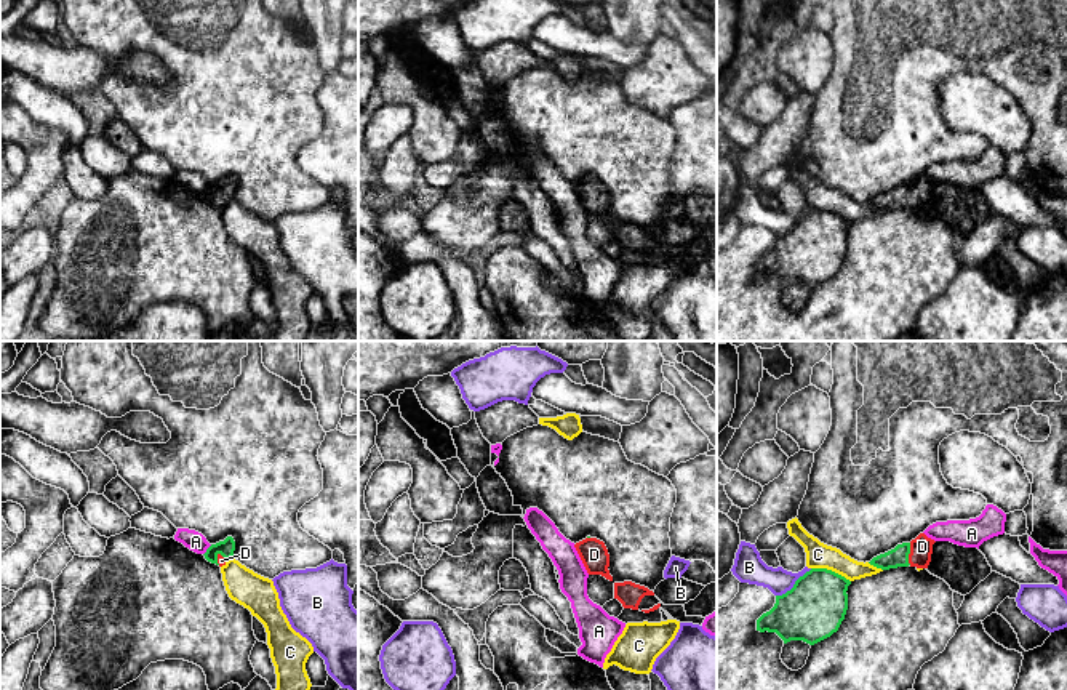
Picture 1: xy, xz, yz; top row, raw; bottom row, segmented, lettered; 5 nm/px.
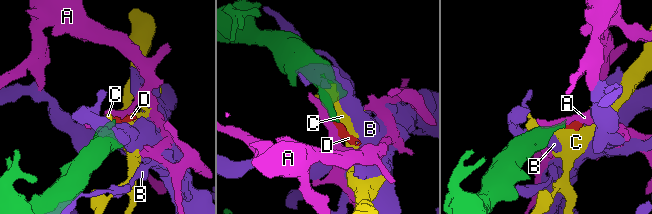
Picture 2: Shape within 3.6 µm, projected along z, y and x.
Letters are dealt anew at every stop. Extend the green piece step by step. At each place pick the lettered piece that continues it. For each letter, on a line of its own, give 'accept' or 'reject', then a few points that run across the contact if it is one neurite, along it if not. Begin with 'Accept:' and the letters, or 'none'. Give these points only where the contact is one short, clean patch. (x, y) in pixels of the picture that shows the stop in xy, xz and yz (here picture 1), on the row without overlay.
Accept: D
A: reject
B: reject
C: reject
D: accept | yz (896, 199), (909, 194), (922, 188)

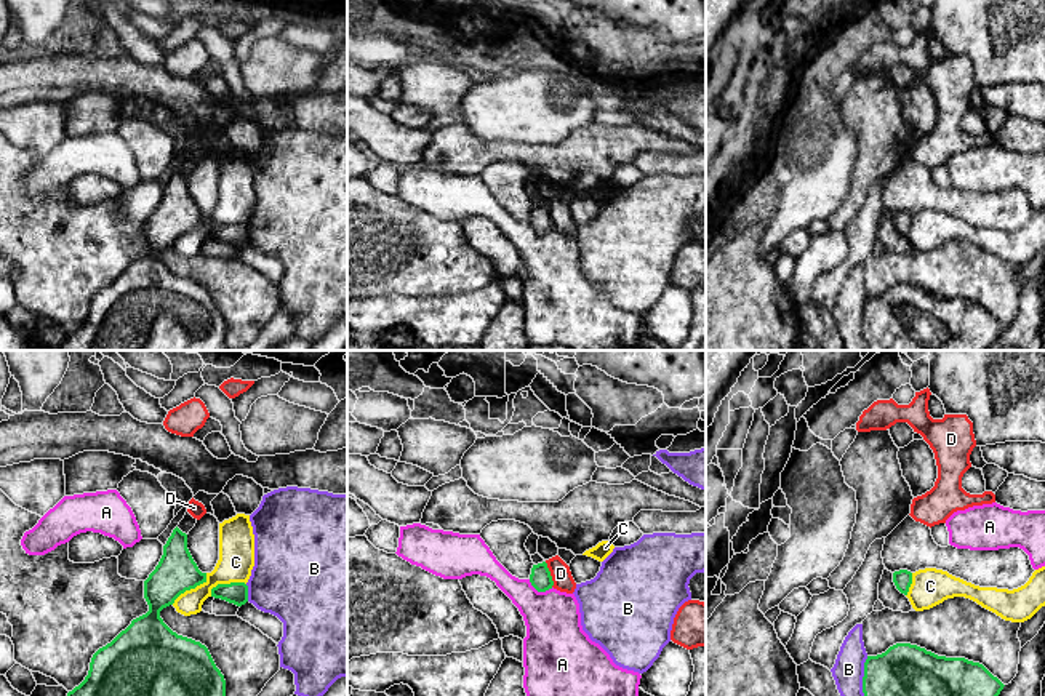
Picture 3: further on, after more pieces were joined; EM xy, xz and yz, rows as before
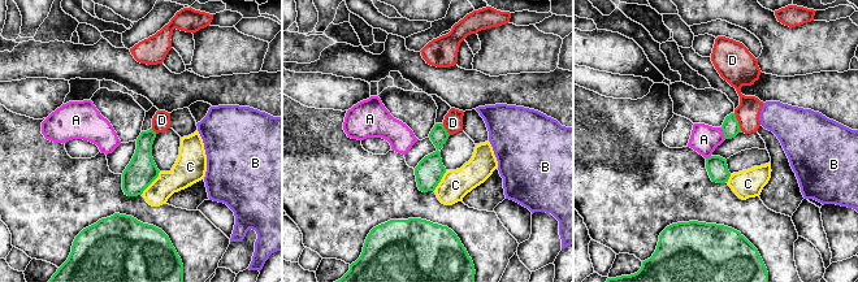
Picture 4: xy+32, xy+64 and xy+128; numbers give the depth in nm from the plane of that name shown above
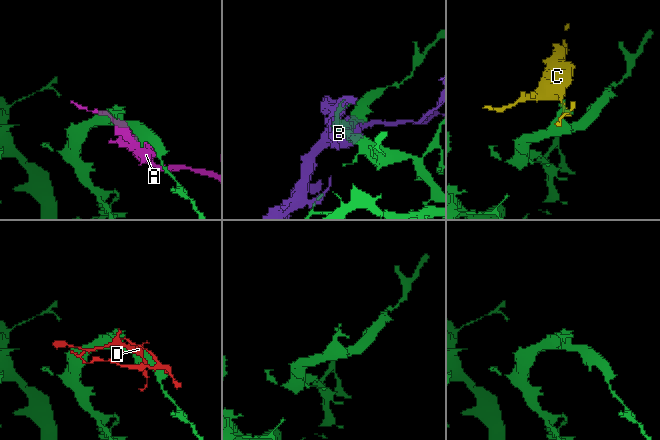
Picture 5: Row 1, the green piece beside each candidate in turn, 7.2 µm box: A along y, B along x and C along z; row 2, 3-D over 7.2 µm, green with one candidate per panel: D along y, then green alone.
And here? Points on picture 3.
Accept: none
A: reject
B: reject
C: reject
D: reject | xz (544, 204), (552, 228)

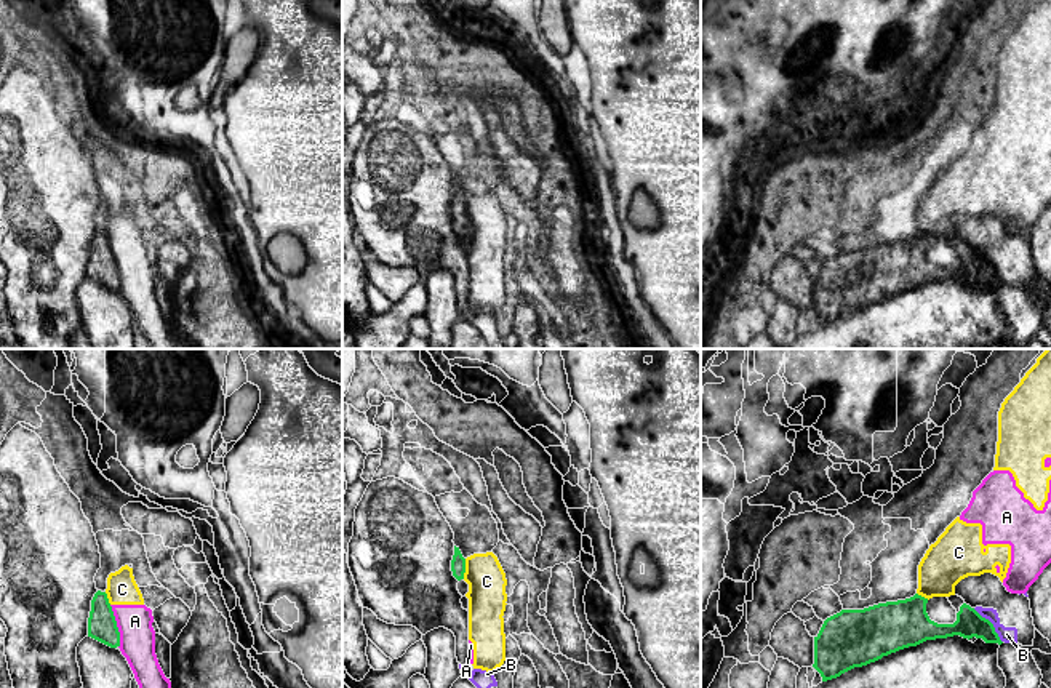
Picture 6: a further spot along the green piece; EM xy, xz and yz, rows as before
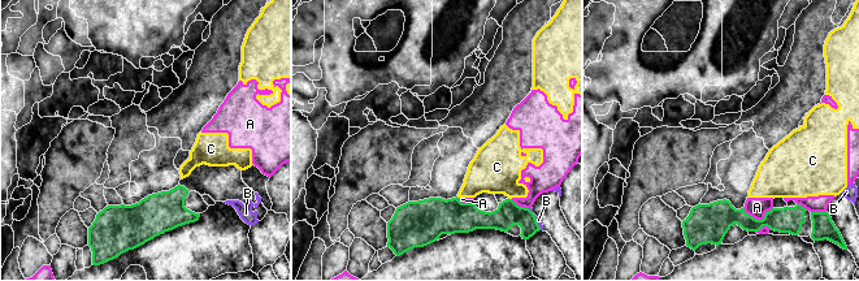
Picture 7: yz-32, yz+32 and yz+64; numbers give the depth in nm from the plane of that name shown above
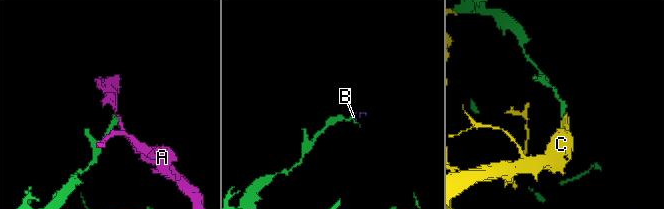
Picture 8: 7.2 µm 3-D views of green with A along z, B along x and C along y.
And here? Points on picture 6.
Accept: none
A: reject | xy (109, 247), (119, 274), (119, 288)
B: reject | yz (973, 250), (992, 266), (1002, 284)
C: reject

